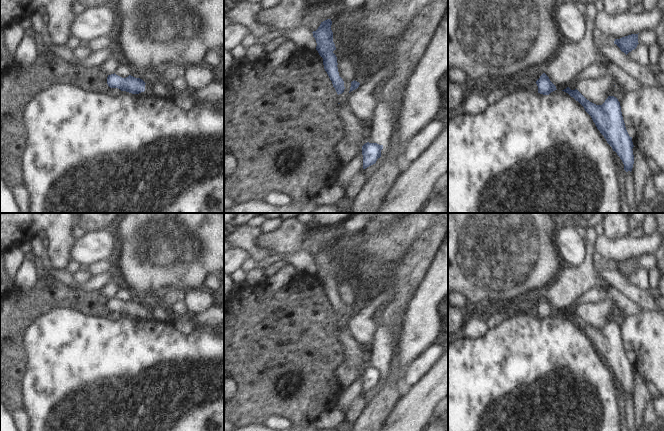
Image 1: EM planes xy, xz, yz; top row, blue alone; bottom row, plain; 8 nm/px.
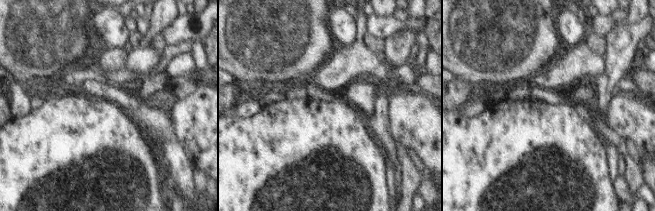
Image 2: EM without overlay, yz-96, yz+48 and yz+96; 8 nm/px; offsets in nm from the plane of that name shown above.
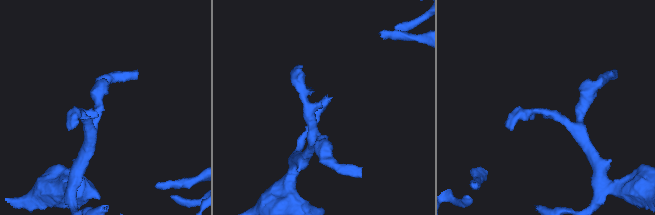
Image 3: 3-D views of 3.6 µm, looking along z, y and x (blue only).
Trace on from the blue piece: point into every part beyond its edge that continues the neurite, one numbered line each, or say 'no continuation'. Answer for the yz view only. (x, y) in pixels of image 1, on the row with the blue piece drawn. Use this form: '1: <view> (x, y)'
no continuation.

